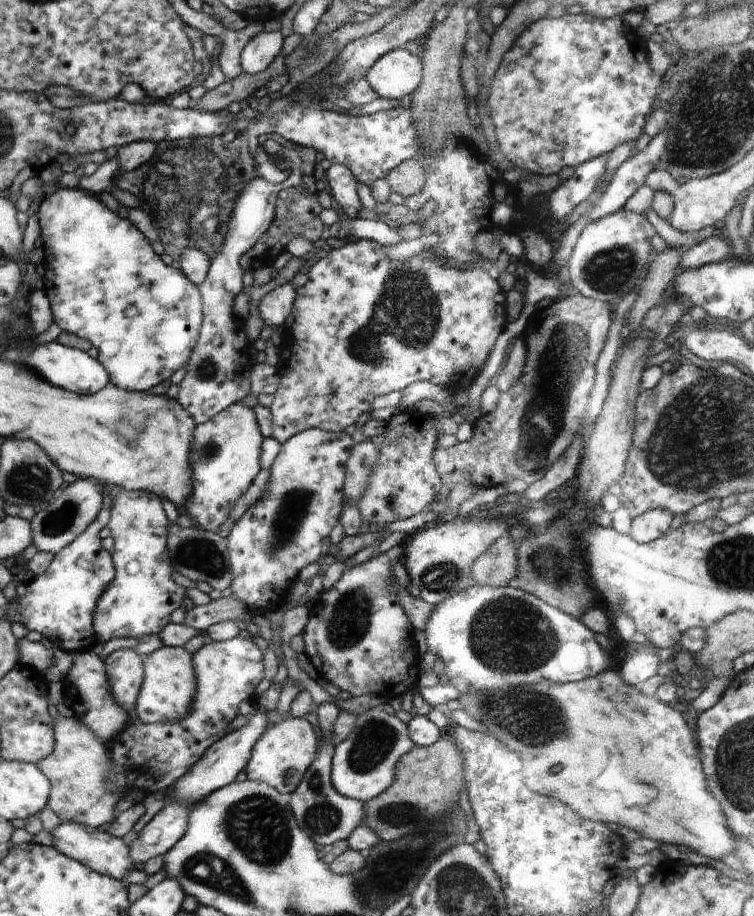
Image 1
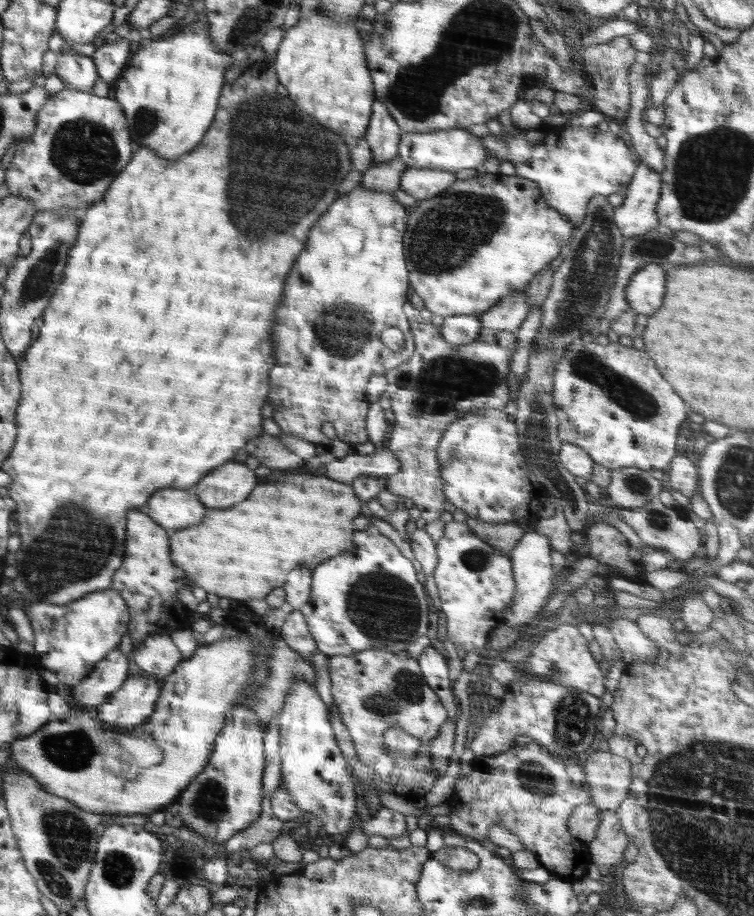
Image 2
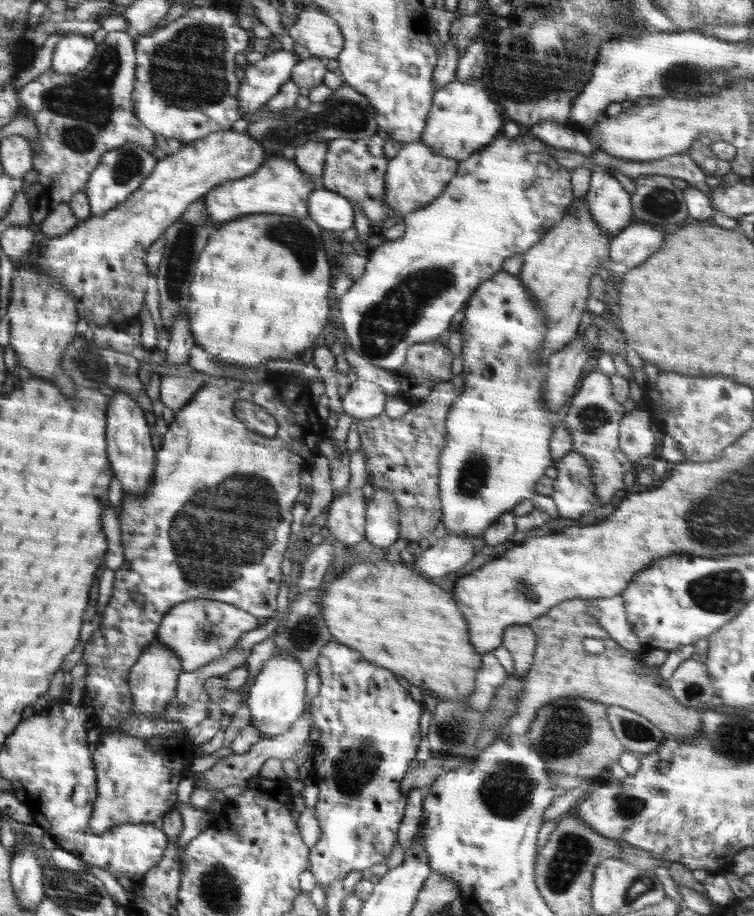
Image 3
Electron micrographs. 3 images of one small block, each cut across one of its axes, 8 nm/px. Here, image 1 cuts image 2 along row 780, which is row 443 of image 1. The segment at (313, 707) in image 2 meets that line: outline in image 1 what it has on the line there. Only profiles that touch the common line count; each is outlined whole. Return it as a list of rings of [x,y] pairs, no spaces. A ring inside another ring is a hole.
[[[308,429],[281,443],[282,448],[269,468],[270,480],[266,492],[252,505],[227,536],[227,549],[233,579],[231,596],[241,600],[246,607],[278,611],[287,608],[290,602],[289,589],[299,579],[299,572],[312,562],[322,561],[322,554],[329,553],[331,543],[326,544],[332,529],[339,523],[343,511],[345,494],[345,464],[354,446],[350,435]]]

